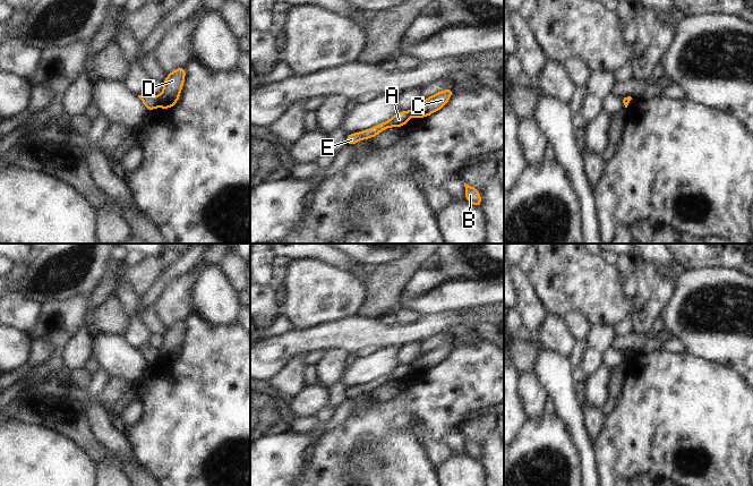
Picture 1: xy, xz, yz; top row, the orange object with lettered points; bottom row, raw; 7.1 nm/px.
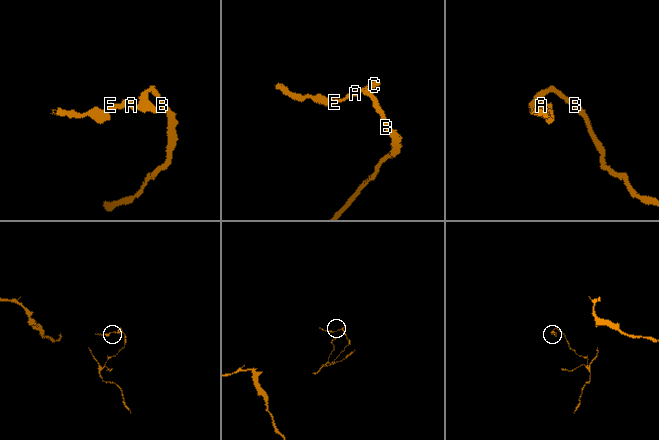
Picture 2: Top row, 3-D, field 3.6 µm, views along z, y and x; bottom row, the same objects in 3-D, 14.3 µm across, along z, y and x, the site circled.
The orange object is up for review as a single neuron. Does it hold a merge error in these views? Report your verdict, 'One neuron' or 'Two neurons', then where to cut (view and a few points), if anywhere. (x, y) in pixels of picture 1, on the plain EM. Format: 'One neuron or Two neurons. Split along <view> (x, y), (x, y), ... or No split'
Two neurons. Split along xy (159, 350), (156, 358).

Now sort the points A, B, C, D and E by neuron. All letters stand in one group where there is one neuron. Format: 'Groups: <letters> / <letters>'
Groups: A E / B C D.

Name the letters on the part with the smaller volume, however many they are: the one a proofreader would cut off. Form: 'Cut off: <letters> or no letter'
Cut off: A, E

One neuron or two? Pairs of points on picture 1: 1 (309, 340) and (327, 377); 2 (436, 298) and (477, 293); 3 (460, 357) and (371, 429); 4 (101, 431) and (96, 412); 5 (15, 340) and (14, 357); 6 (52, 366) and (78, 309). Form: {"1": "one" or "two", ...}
{"1": "two", "2": "one", "3": "one", "4": "one", "5": "one", "6": "one"}

